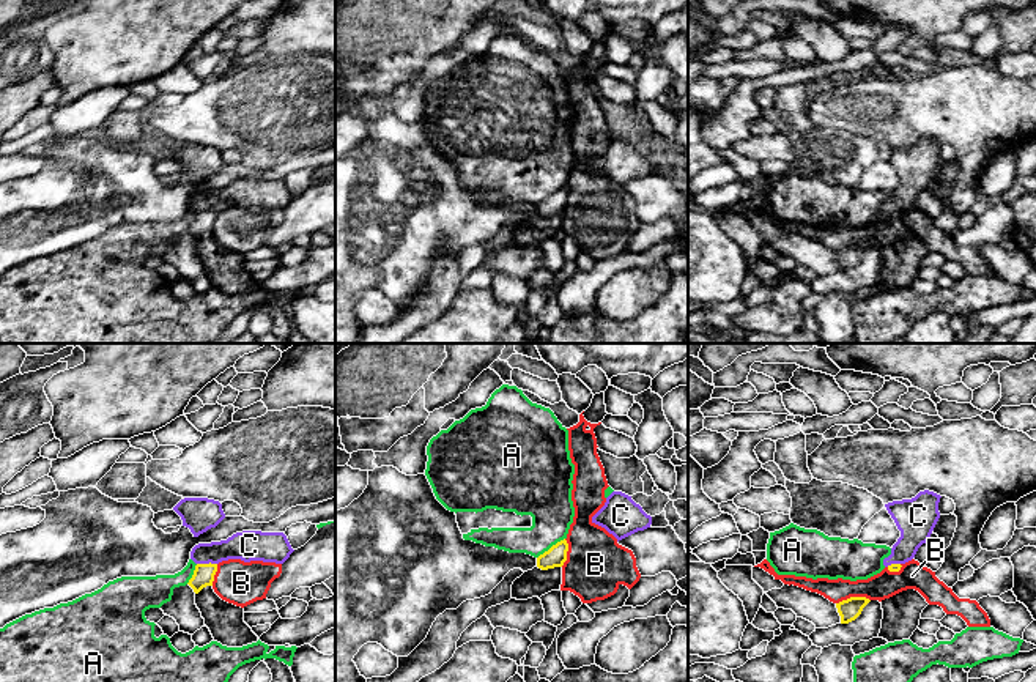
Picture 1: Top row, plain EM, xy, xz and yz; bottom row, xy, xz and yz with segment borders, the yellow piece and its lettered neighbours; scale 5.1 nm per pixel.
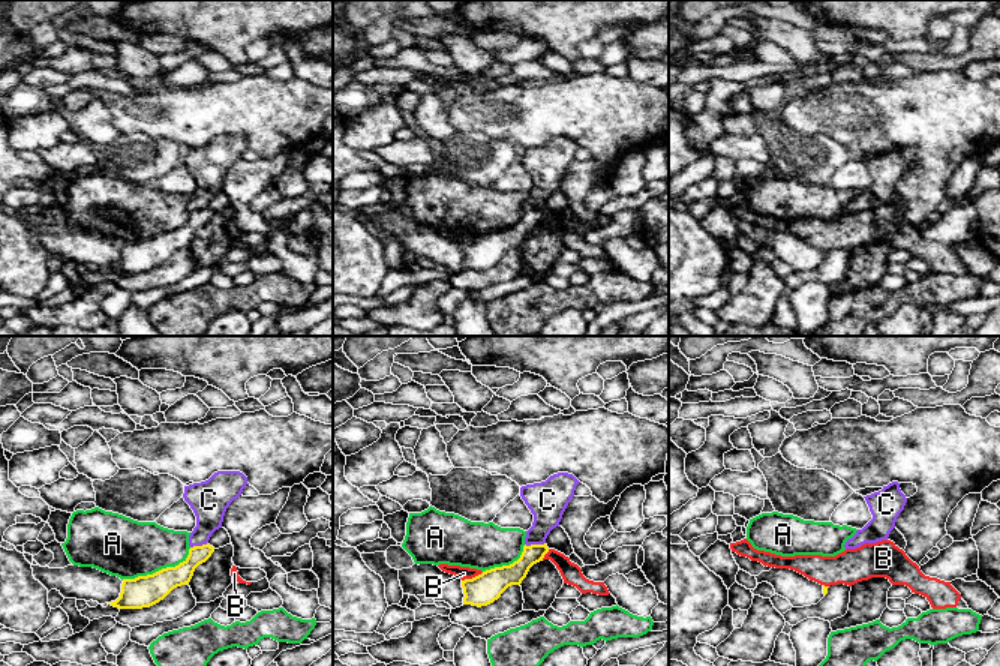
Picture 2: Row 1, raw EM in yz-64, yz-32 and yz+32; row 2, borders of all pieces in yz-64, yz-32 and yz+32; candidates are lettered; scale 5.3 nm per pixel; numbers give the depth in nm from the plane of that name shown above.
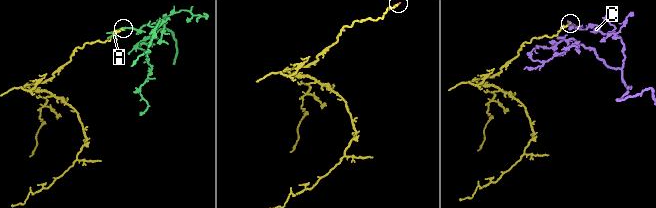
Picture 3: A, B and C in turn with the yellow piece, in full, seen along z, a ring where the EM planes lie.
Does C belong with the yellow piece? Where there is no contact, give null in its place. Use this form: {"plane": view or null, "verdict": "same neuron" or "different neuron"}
{"plane": "xy", "verdict": "different neuron"}

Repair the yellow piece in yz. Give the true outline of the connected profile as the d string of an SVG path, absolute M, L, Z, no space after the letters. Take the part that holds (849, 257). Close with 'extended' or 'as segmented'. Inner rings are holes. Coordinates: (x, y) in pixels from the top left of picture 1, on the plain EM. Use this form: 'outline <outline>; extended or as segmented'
outline M850 244L836 250L838 260L841 263L841 271L855 268L869 249L871 247L866 244Z; as segmented

